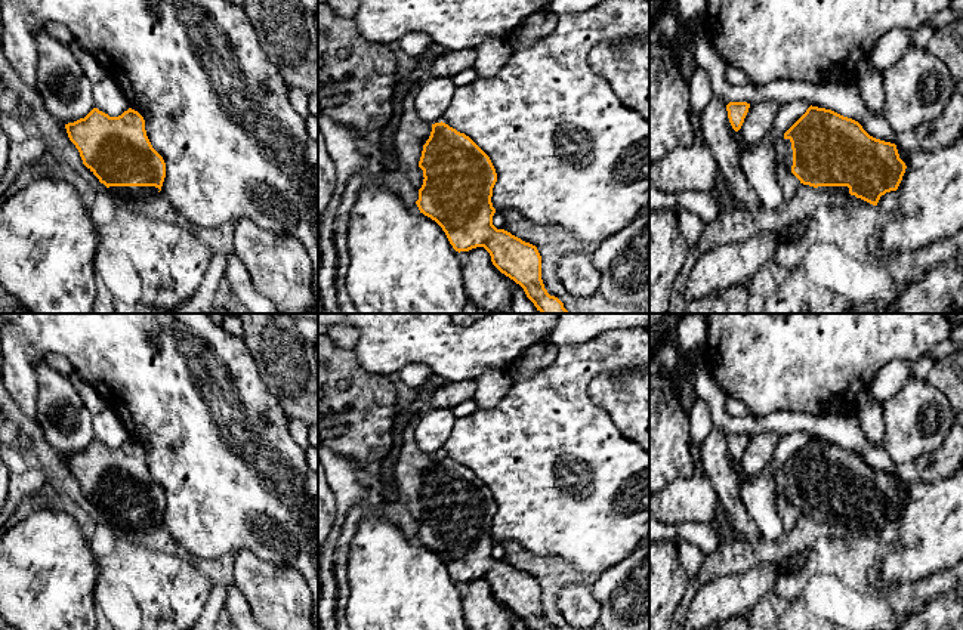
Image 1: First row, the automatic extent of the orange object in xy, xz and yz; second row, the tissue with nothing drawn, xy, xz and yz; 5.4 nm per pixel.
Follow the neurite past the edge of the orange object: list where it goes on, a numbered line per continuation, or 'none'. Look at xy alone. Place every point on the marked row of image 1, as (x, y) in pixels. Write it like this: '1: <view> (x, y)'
1: xy (127, 194)

